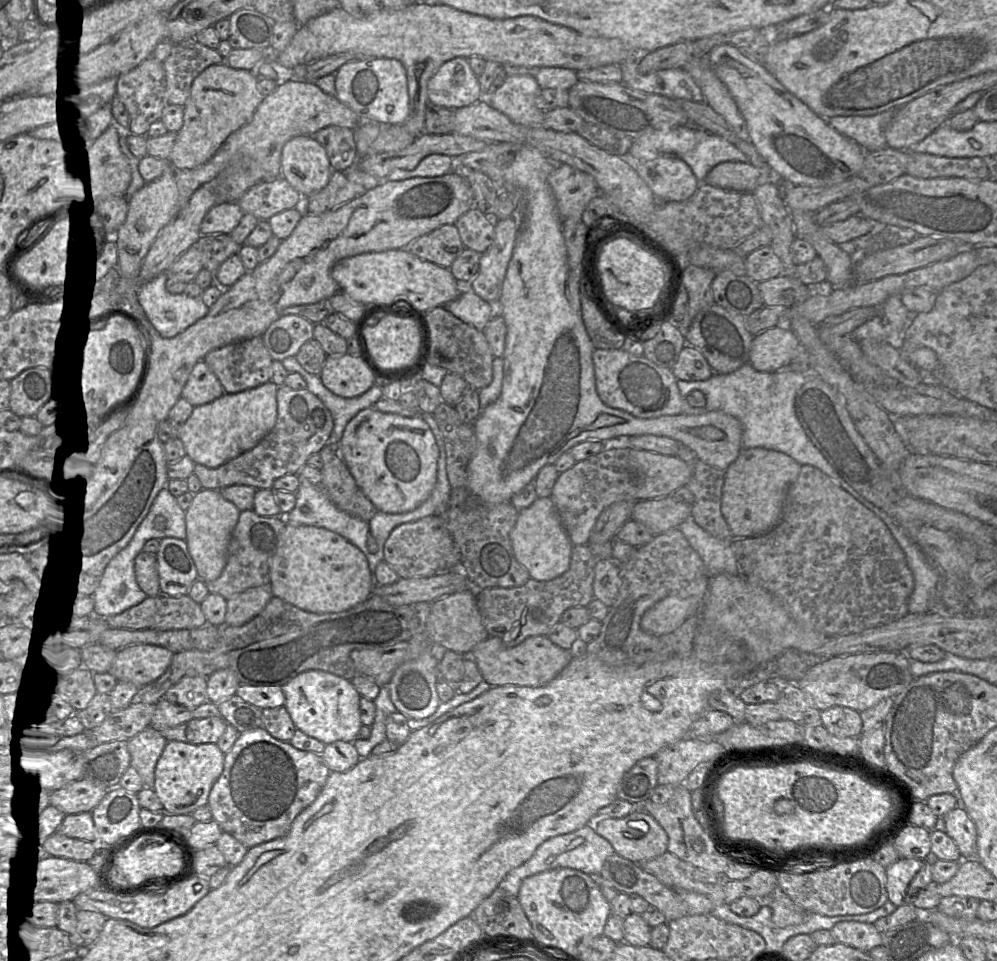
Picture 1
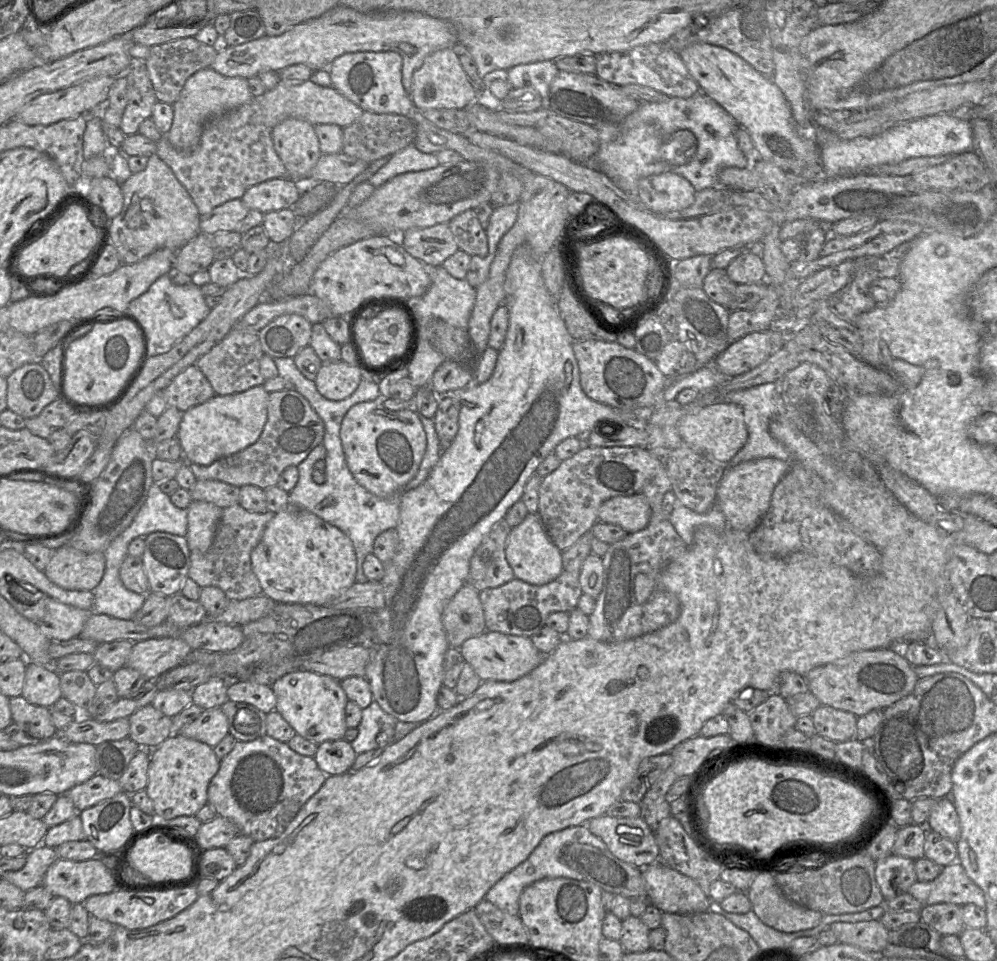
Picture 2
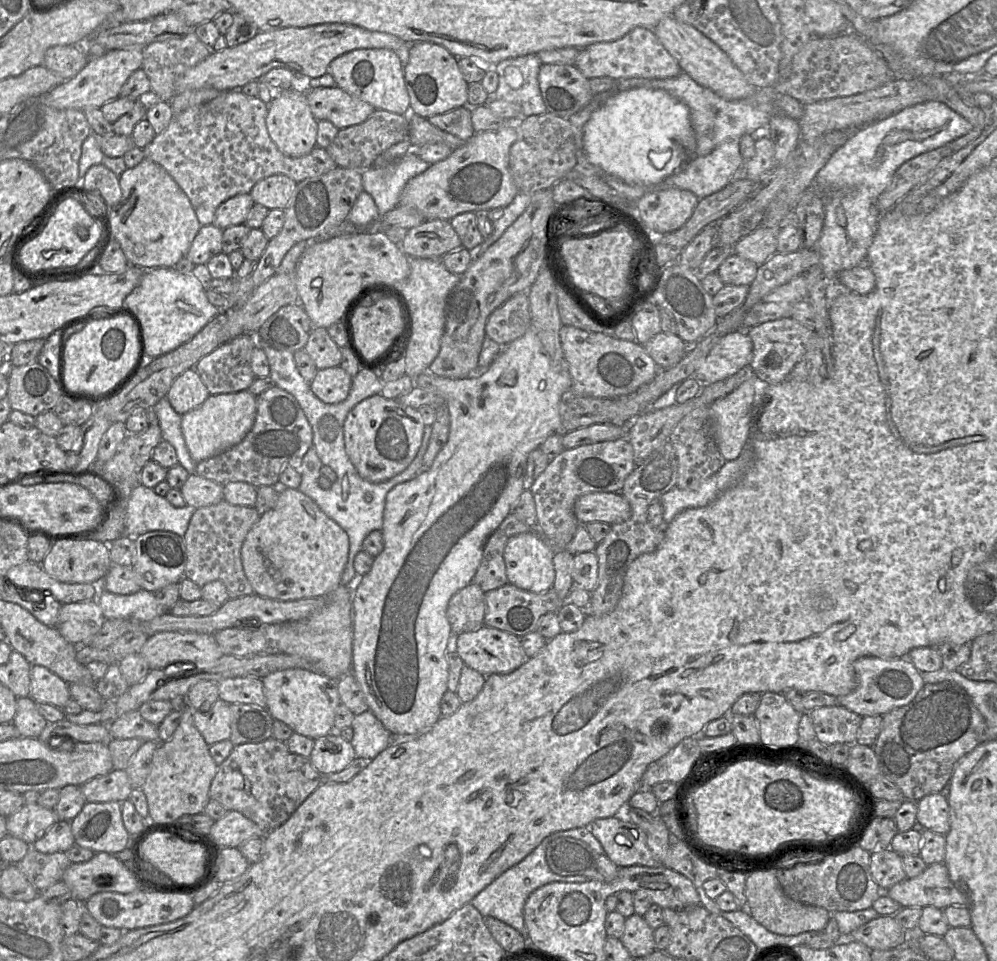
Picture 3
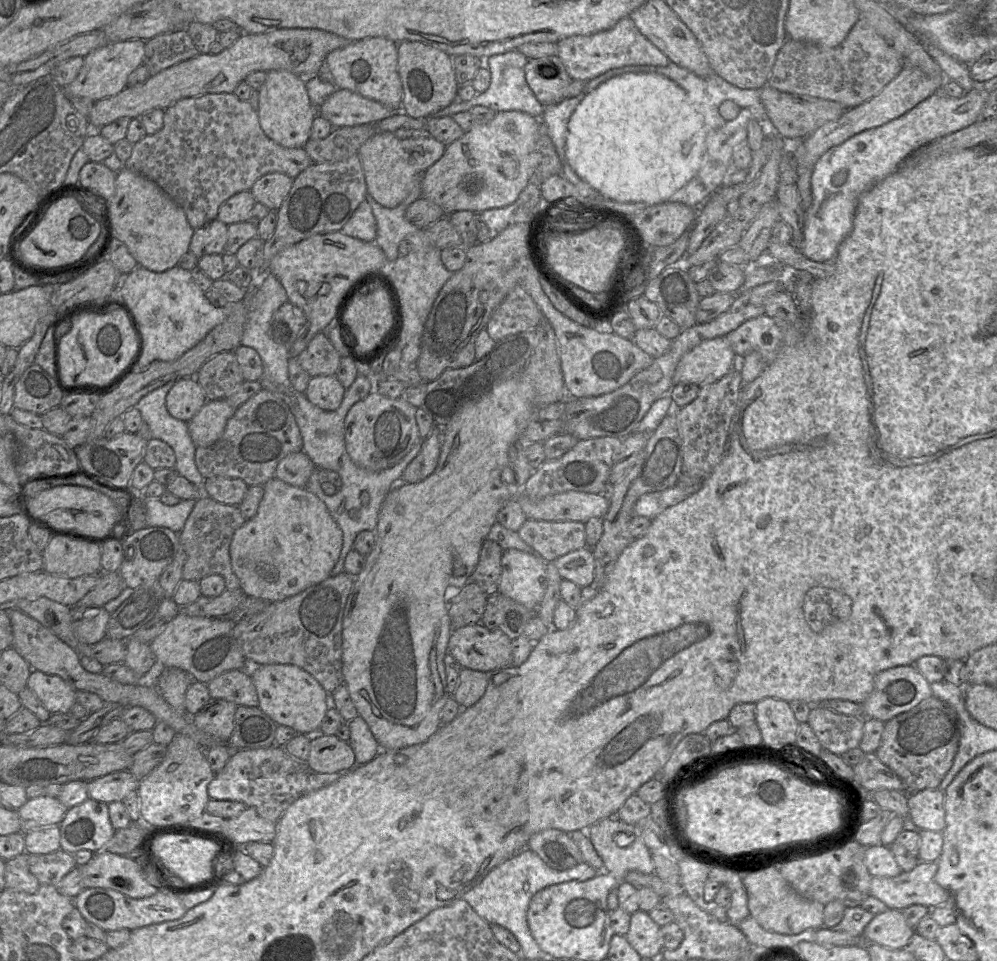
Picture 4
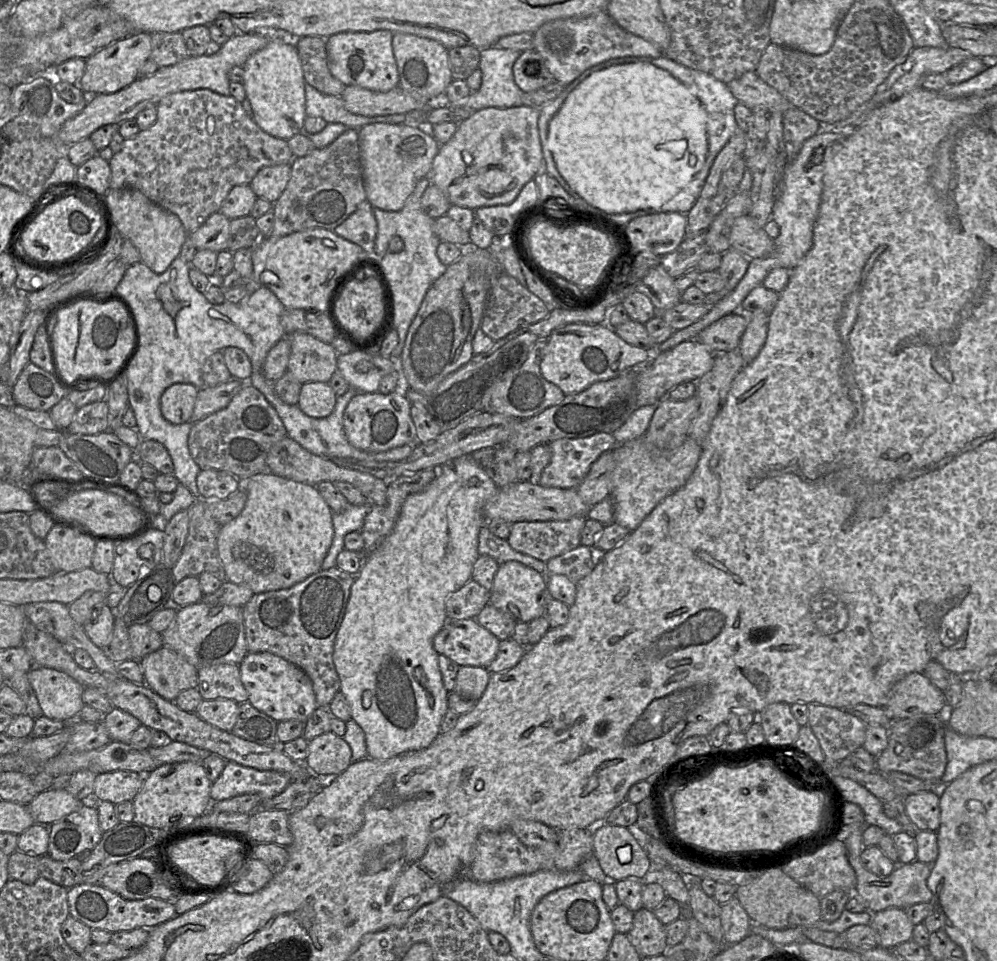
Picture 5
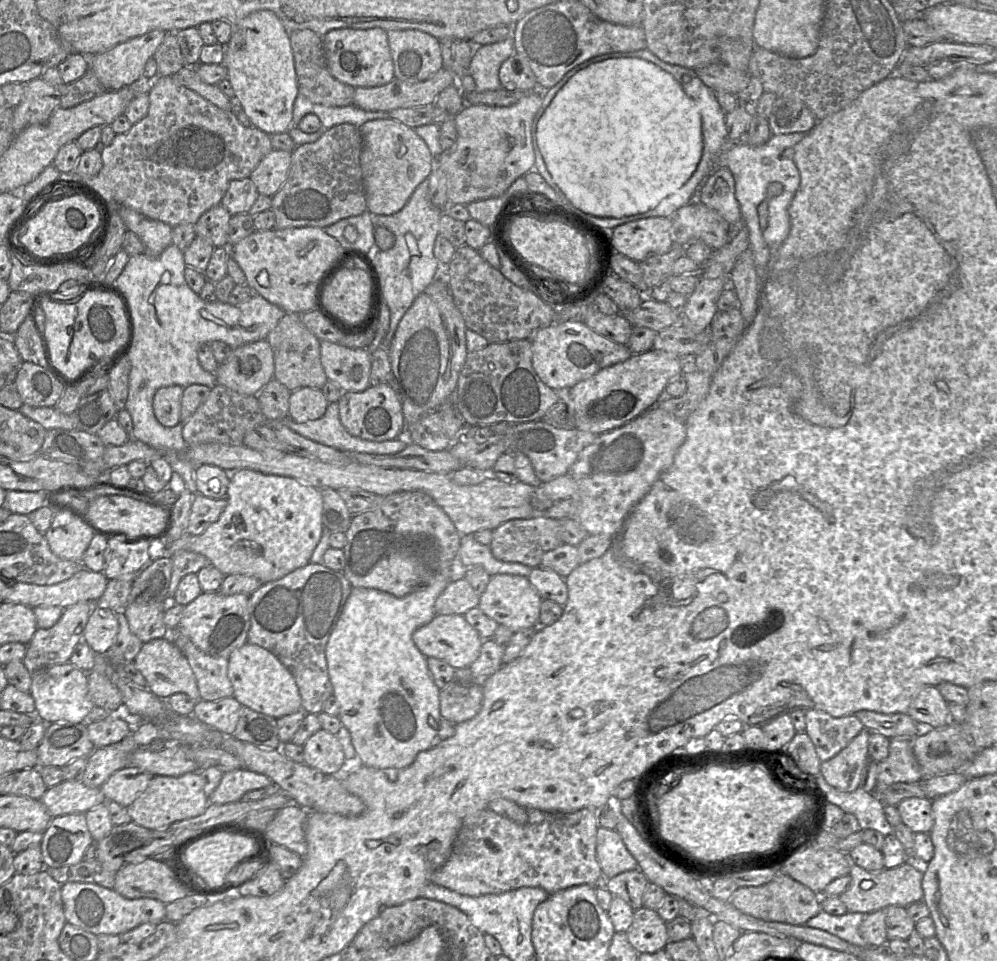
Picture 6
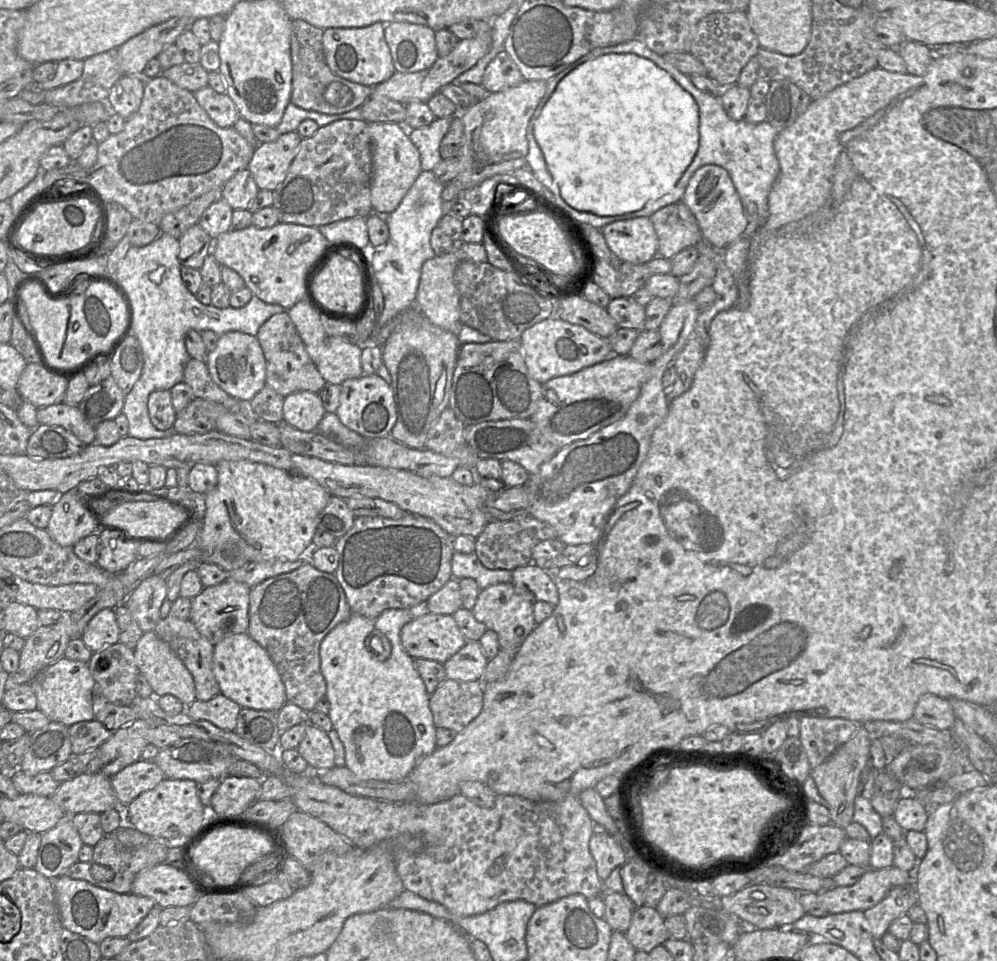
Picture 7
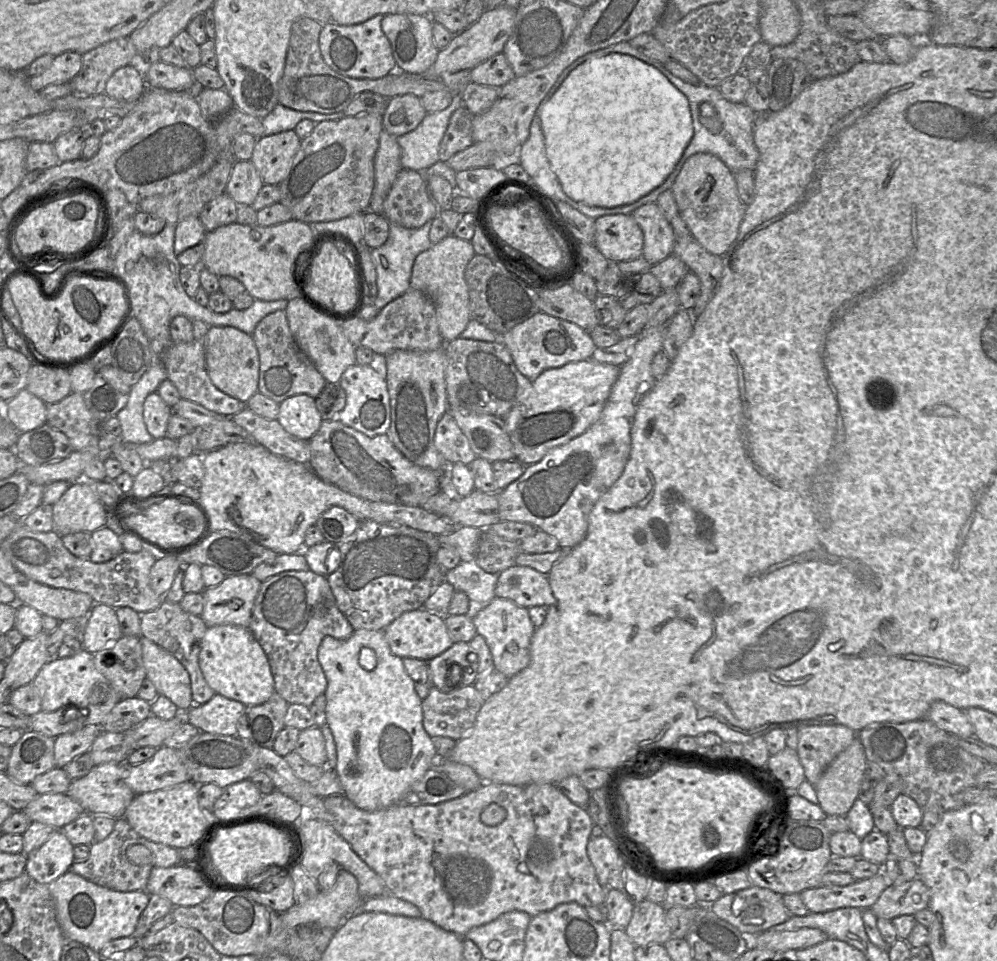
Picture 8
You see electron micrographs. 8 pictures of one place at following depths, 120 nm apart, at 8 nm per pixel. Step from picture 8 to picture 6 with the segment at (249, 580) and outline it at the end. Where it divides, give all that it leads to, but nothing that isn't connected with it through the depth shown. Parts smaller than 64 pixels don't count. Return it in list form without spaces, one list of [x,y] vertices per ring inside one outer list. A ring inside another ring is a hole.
[[[202,591],[197,598],[185,606],[177,628],[204,653],[228,659],[235,649],[247,643],[250,628],[249,596]]]

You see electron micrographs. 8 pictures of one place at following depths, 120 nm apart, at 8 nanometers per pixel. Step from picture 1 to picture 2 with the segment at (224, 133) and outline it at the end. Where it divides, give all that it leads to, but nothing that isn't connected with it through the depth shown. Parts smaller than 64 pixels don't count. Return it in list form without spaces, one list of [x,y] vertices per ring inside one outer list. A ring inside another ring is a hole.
[[[211,68],[200,70],[186,81],[179,98],[172,105],[173,122],[165,137],[180,151],[195,151],[200,144],[201,134],[207,122],[253,100],[247,79],[226,77]]]

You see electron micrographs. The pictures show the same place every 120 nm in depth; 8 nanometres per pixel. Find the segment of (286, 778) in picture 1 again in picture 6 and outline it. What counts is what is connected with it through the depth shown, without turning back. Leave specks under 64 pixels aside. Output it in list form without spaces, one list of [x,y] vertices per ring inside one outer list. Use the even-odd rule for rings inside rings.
[[[244,768],[225,772],[219,785],[209,796],[209,802],[215,804],[237,802],[247,792],[264,788],[271,783],[267,776]]]

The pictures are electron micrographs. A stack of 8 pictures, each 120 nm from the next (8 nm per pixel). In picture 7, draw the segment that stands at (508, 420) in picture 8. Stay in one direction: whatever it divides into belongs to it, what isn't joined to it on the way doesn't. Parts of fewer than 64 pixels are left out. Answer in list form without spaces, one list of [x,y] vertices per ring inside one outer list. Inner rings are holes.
[[[618,355],[574,374],[552,378],[542,385],[541,397],[529,419],[550,443],[562,449],[621,419],[639,396],[650,371],[651,364]]]

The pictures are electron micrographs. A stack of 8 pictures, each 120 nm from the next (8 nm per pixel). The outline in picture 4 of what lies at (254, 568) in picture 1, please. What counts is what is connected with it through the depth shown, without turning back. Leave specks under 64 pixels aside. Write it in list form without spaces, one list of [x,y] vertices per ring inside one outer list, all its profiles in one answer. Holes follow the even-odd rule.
[[[206,494],[197,499],[183,530],[179,533],[181,545],[186,552],[182,579],[199,582],[204,577],[215,574],[223,577],[226,589],[241,588],[231,566],[229,549],[235,531],[246,521],[237,505],[217,502]]]

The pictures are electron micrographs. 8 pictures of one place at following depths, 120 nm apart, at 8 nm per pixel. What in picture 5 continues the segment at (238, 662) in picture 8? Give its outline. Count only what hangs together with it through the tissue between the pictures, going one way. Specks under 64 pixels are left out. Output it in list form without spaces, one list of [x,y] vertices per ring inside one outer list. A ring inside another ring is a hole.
[[[248,652],[239,664],[241,681],[248,693],[248,702],[277,722],[299,720],[306,722],[318,708],[313,685],[300,668],[269,652]]]

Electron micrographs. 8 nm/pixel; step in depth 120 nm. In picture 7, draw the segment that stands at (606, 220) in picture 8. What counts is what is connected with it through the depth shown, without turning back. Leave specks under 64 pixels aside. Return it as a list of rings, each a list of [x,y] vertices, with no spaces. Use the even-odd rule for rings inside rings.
[[[637,217],[606,224],[601,229],[611,252],[631,264],[645,264],[658,252],[658,237],[649,217]]]

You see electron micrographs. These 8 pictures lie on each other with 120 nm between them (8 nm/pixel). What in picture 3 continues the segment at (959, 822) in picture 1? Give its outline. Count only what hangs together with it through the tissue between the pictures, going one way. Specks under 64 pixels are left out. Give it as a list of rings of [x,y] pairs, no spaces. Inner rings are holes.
[[[933,793],[917,801],[917,822],[927,830],[946,835],[950,830],[946,793]]]

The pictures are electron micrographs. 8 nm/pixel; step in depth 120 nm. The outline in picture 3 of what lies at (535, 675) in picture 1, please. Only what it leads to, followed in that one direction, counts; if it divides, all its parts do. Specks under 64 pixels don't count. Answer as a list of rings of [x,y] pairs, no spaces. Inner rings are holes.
[[[485,625],[475,631],[454,636],[452,648],[458,653],[464,665],[485,676],[510,673],[529,659],[523,650],[520,637]]]

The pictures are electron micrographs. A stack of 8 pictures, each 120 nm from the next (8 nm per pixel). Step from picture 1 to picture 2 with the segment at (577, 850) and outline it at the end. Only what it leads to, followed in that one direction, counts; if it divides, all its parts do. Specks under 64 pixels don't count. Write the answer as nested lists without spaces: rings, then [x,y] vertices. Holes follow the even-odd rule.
[[[587,825],[573,826],[564,830],[552,832],[540,841],[538,846],[524,862],[519,864],[494,884],[486,893],[484,899],[510,915],[519,915],[520,894],[532,883],[543,879],[553,878],[568,878],[577,881],[584,880],[583,874],[569,867],[563,860],[562,848],[571,843],[588,844],[599,850],[607,849],[605,843],[599,837],[592,834]]]

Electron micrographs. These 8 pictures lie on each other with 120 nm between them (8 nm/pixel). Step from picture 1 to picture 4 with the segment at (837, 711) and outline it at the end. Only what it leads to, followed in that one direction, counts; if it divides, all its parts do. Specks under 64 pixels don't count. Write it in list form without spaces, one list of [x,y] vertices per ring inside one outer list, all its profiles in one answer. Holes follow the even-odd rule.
[[[812,705],[807,723],[824,749],[841,756],[859,747],[864,733],[865,718],[845,715],[819,705]]]

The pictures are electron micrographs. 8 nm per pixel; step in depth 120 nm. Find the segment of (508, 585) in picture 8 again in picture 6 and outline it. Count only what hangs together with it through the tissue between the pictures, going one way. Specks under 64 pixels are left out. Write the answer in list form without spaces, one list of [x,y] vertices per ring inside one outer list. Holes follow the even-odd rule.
[[[535,567],[527,576],[530,584],[543,599],[549,599],[564,606],[568,598],[565,579],[553,570]]]

